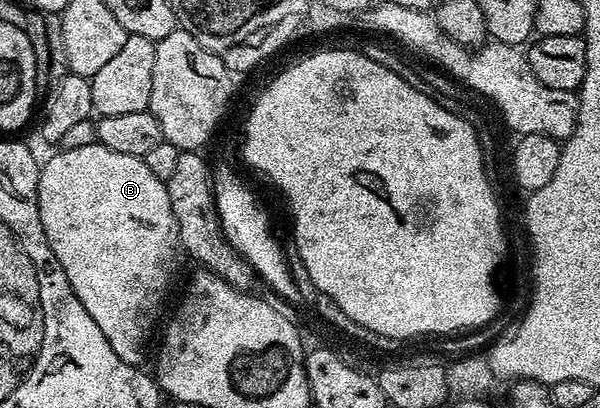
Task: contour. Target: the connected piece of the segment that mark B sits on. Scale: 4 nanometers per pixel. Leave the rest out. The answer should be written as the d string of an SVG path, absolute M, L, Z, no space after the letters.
M100 146L60 149L39 171L39 215L49 248L61 264L77 300L93 316L113 352L131 366L139 366L143 345L151 338L151 325L159 314L163 293L175 274L175 257L181 254L179 229L169 204L167 183L162 182L137 156L125 156Z

